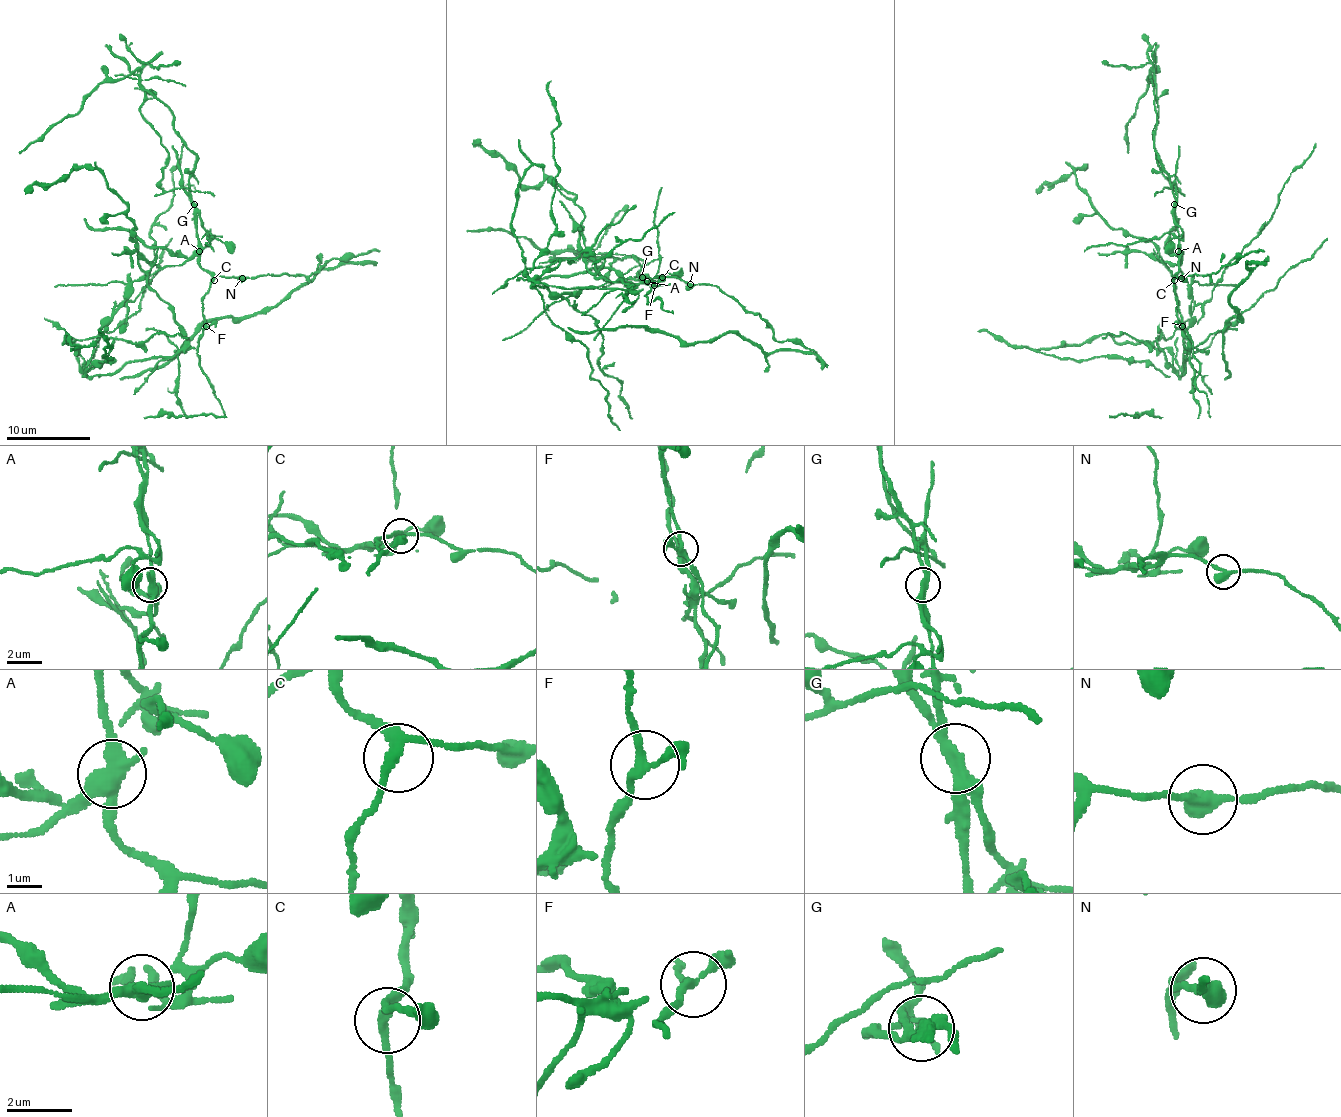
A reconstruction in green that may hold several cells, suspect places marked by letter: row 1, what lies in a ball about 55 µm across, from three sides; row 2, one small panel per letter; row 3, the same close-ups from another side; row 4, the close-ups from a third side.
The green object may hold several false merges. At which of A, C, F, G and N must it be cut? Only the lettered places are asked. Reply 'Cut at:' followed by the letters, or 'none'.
Cut at: A, G

